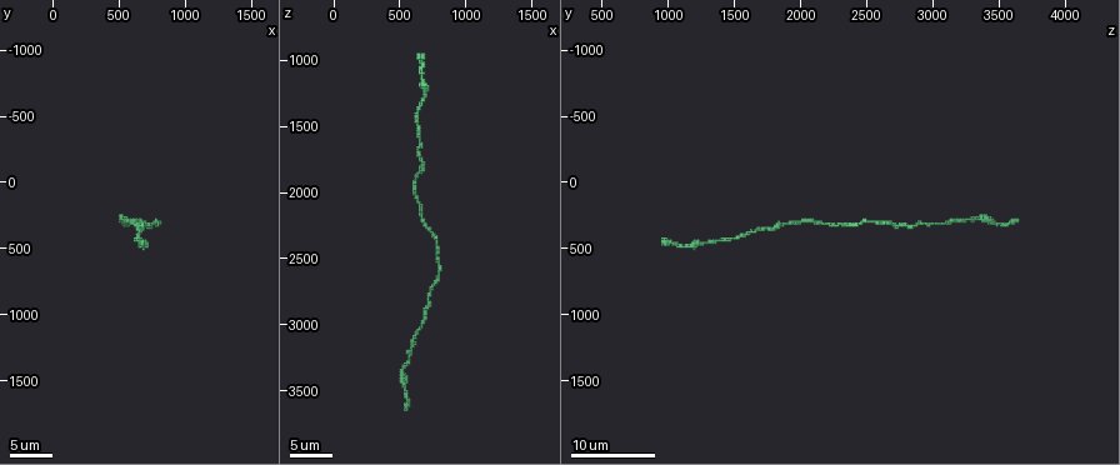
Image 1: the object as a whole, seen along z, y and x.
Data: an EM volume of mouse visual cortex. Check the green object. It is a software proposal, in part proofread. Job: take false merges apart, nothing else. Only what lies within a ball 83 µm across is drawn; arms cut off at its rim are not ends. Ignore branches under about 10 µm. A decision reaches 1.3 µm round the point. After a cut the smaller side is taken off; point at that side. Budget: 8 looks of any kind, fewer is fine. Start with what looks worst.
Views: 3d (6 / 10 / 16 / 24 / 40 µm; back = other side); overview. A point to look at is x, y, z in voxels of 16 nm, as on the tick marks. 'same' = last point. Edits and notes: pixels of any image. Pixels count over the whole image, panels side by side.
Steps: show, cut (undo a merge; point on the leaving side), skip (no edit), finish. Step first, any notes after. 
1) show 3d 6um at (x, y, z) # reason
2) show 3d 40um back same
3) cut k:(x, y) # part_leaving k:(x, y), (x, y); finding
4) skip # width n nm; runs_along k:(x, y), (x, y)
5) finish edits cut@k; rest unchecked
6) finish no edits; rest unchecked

show 3d 16um at (680, 320, 2920)

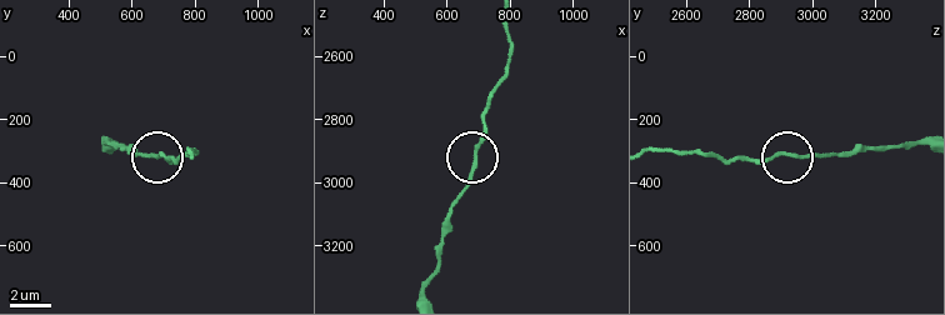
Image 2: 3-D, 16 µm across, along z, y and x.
show 3d 6um at (690, 310, 2940)

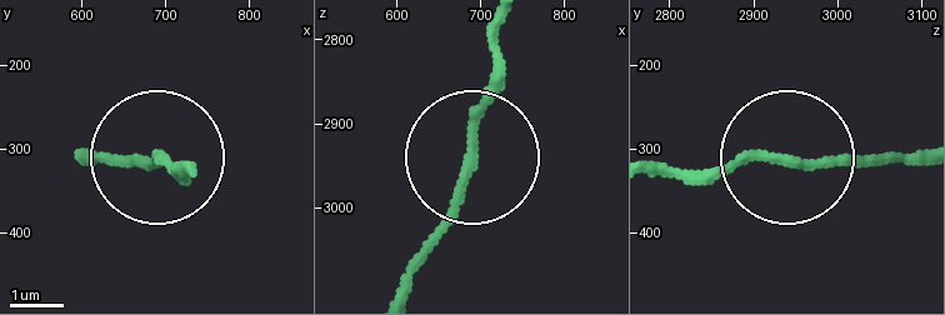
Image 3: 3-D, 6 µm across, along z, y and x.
skip # all the same neuron

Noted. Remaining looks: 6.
show 3d 16um at (540, 260, 3300) # thick turns thin

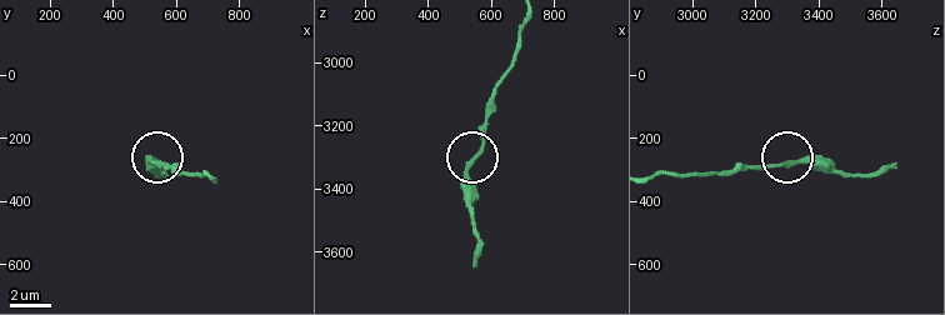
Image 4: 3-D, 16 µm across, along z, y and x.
show 3d 10um at (540, 290, 3310) # zoom in

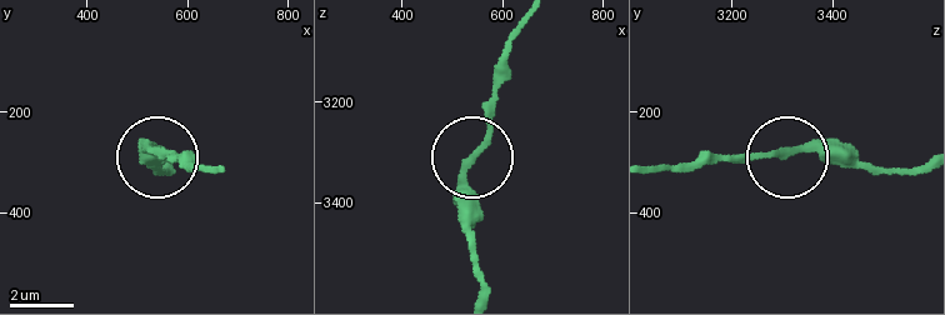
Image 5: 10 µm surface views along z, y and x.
skip # runs_along 5:(650, 169), (730, 153), (865, 161); continuous, no second neuron

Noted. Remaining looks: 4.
show 3d 24um at (640, 340, 1760) # sudden change in width

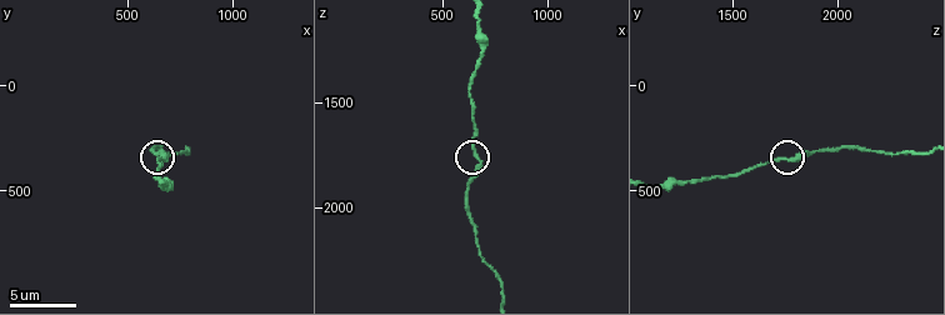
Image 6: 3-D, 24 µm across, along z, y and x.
show 3d 6um at (660, 350, 1730)

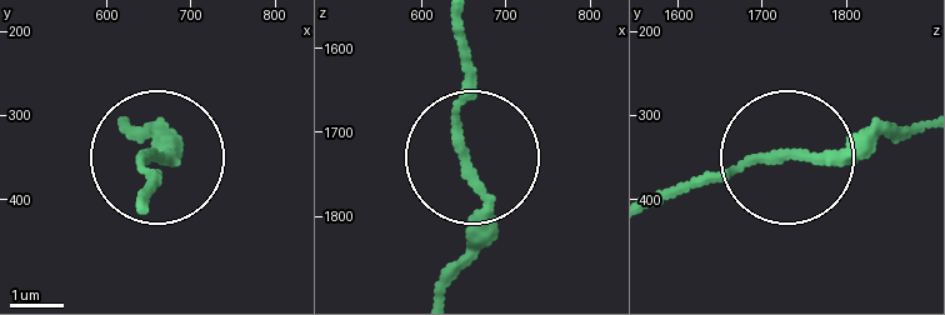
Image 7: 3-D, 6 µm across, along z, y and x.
skip # continuous, no second neuron

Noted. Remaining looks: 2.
show 3d 16um at (680, 460, 1290) # thick turns thin

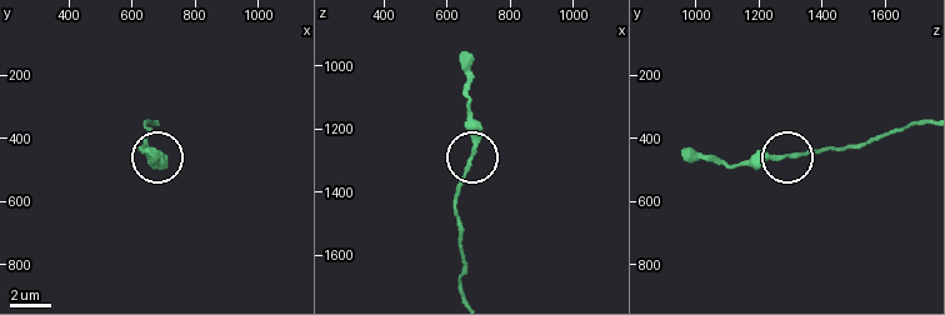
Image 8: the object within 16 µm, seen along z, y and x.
skip # runs_along 8:(924, 121), (849, 146), (740, 161); all the same neuron

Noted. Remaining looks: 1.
finish no edits; rest unchecked

